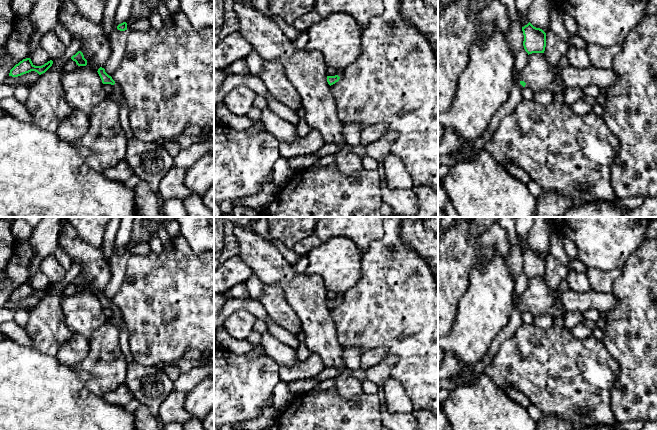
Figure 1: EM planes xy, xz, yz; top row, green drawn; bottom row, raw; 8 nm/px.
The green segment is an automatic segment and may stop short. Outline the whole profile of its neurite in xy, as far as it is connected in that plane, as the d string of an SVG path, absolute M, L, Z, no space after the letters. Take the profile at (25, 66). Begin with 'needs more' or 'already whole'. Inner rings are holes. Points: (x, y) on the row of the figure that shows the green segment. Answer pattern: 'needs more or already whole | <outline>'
already whole | M30 58L23 59L18 64L16 64L9 73L9 76L18 77L23 74L29 73L31 71L37 72L39 75L45 73L53 64L50 60L42 66L35 66Z

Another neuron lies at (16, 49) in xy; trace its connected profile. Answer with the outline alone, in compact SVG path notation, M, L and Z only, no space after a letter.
M27 16L17 17L8 39L5 54L0 55L0 83L9 76L10 70L23 59L28 58L28 41L35 34L35 27Z

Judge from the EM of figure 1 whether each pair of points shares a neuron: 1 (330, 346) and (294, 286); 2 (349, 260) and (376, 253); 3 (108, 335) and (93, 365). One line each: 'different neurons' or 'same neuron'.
1: same neuron
2: different neurons
3: same neuron

